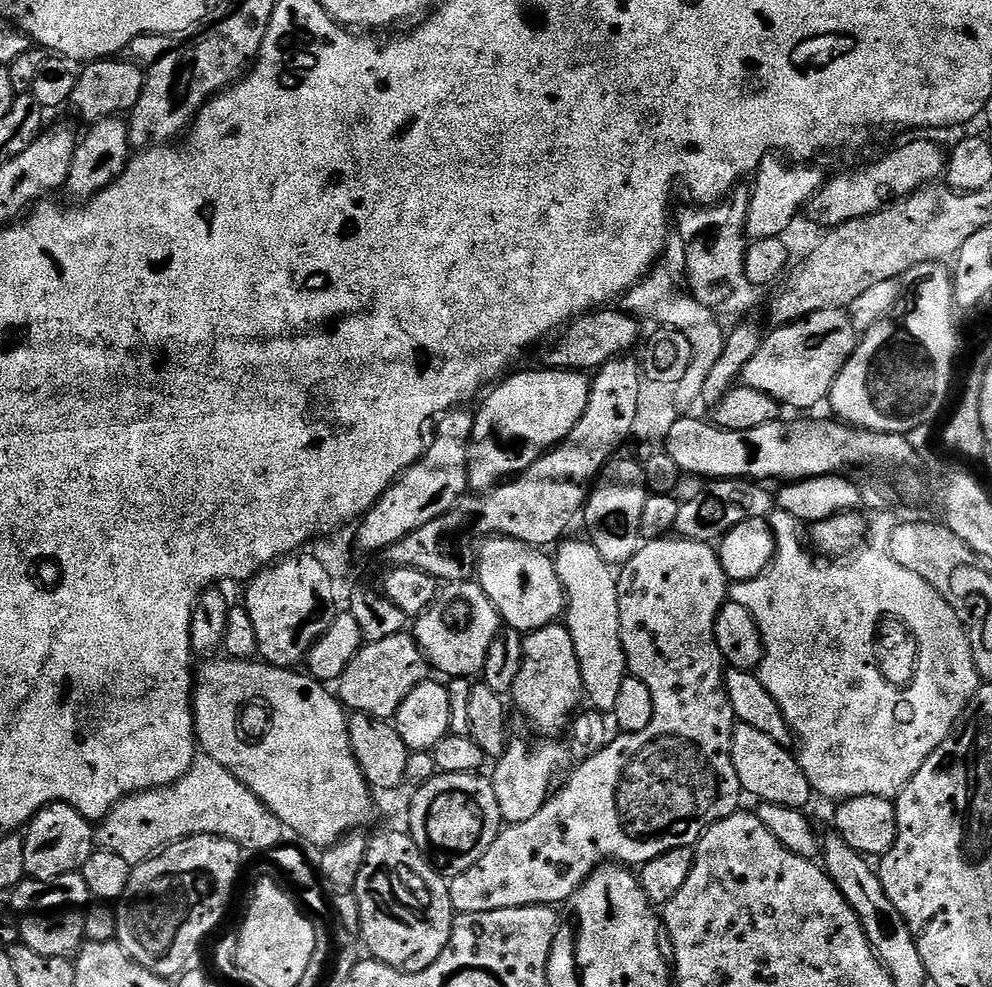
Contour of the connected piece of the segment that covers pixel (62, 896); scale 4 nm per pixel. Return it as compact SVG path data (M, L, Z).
M83 871L62 874L53 880L25 878L11 893L11 907L20 917L20 938L30 950L47 956L67 956L80 951L85 943L84 913L90 904Z

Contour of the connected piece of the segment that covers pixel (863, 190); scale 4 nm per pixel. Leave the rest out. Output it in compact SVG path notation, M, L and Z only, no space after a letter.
M912 140L901 148L885 154L873 164L852 168L841 176L829 179L809 199L806 216L820 227L820 230L837 228L847 220L862 218L906 199L911 192L926 184L937 183L946 172L946 152L932 140Z

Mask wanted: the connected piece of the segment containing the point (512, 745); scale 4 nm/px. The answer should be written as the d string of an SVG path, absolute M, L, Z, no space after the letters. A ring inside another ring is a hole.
M509 739L508 749L495 761L496 773L491 773L494 798L498 798L498 810L505 825L521 824L534 818L550 795L552 775L568 760L568 752L560 742L540 742L532 749L524 740Z

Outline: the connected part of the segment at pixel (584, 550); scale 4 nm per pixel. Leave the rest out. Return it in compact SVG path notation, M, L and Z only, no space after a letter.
M568 538L555 549L554 559L558 578L564 587L566 601L566 627L570 630L570 638L574 638L574 654L578 654L578 670L582 674L582 686L589 704L601 714L614 713L614 702L618 702L618 693L622 682L629 676L626 650L622 646L622 618L618 614L618 576L613 565L598 554L598 550L587 539L572 540Z

